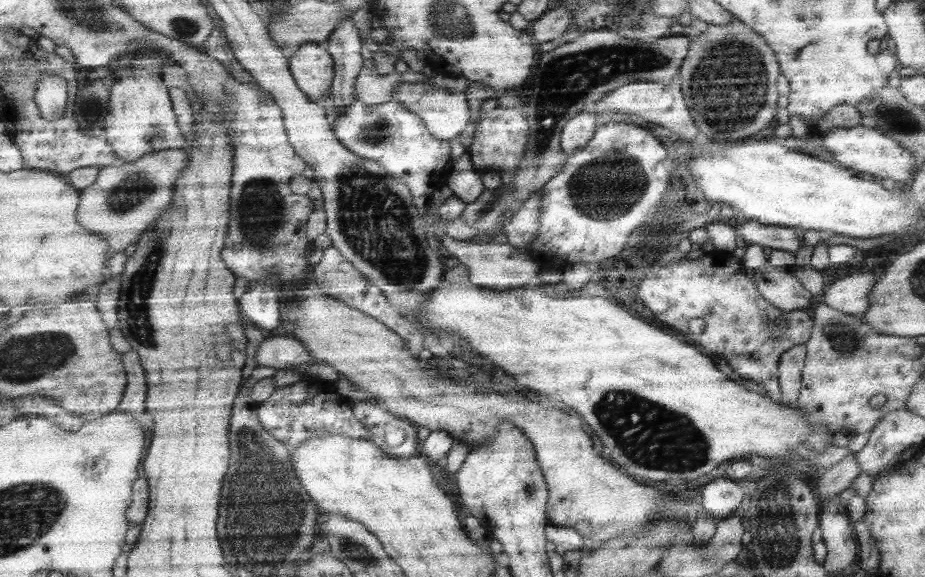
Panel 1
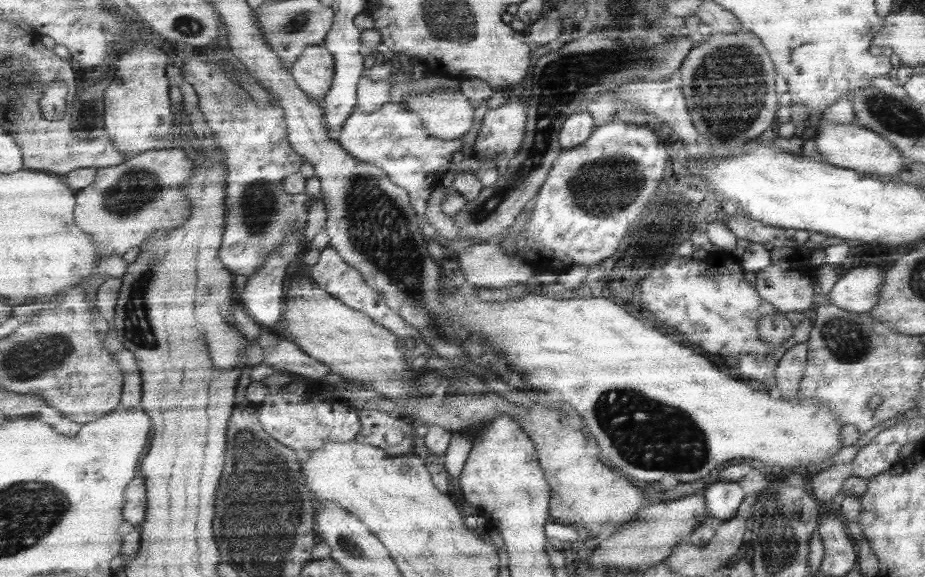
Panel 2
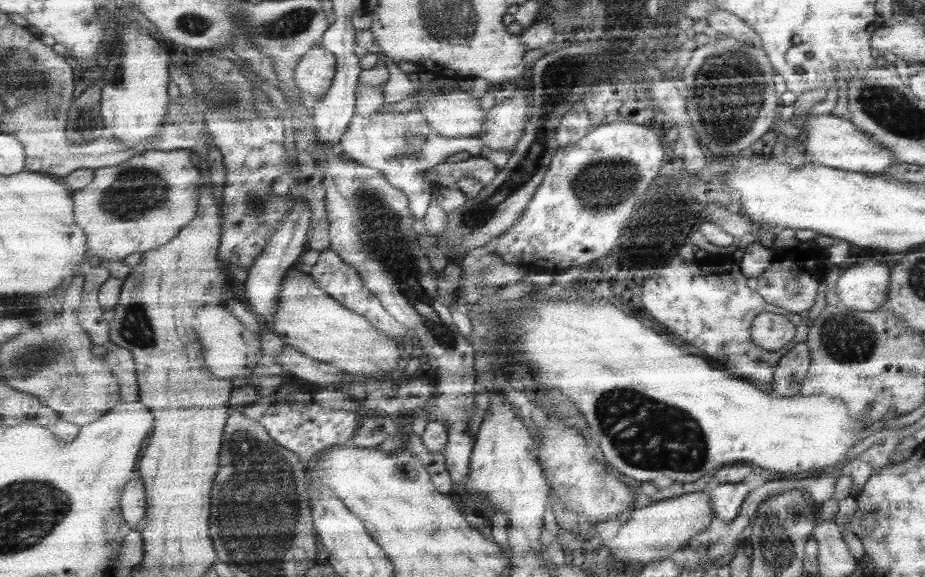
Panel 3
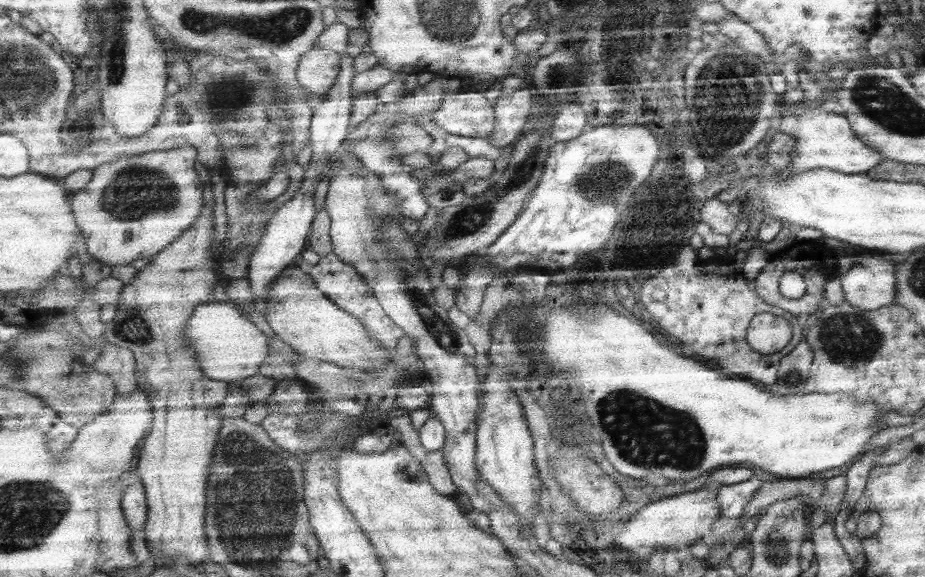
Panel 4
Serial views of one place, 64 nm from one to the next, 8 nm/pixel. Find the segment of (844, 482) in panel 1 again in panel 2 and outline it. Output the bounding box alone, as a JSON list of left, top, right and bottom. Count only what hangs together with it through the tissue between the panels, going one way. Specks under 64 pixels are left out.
[809,462,853,506]

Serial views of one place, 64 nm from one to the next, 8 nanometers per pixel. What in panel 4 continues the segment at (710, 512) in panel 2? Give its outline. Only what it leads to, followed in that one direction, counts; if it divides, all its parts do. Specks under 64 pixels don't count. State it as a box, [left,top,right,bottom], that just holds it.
[717,478,759,518]

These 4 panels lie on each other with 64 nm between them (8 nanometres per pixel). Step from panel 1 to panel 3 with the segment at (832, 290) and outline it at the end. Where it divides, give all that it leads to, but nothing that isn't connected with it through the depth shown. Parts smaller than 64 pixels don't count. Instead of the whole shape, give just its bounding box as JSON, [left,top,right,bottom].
[835,260,889,312]

